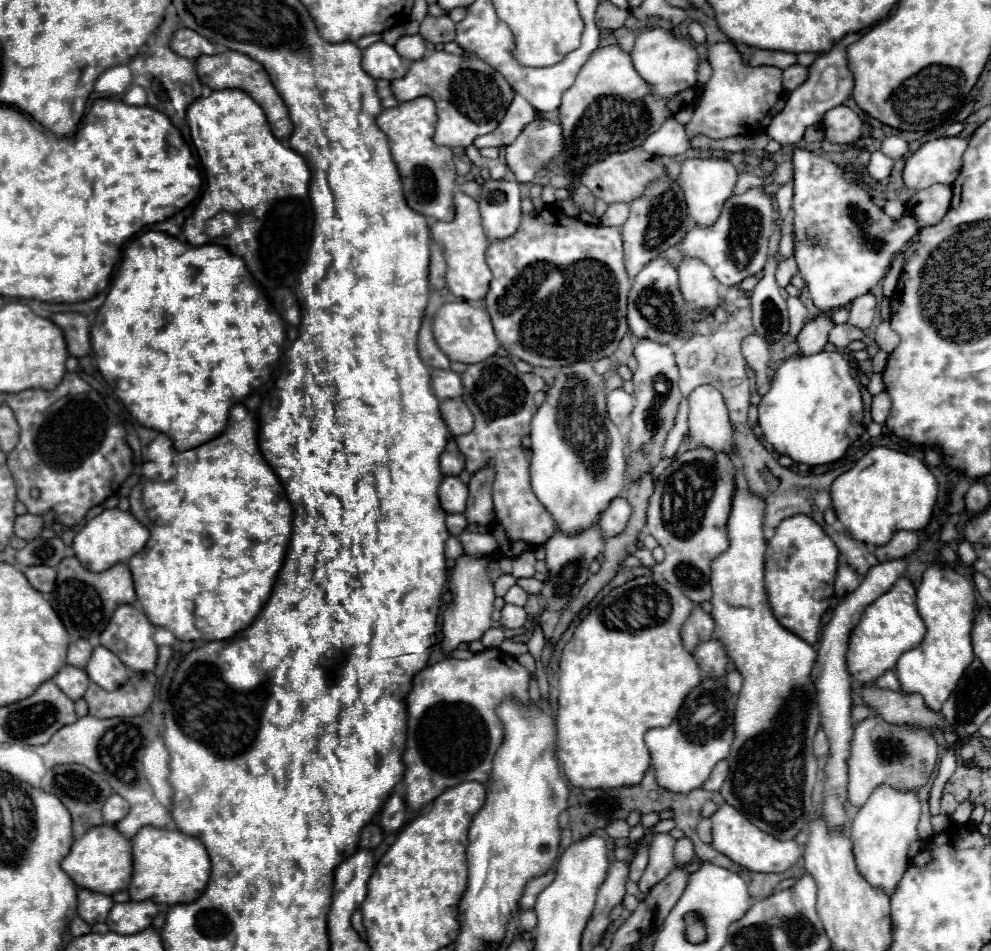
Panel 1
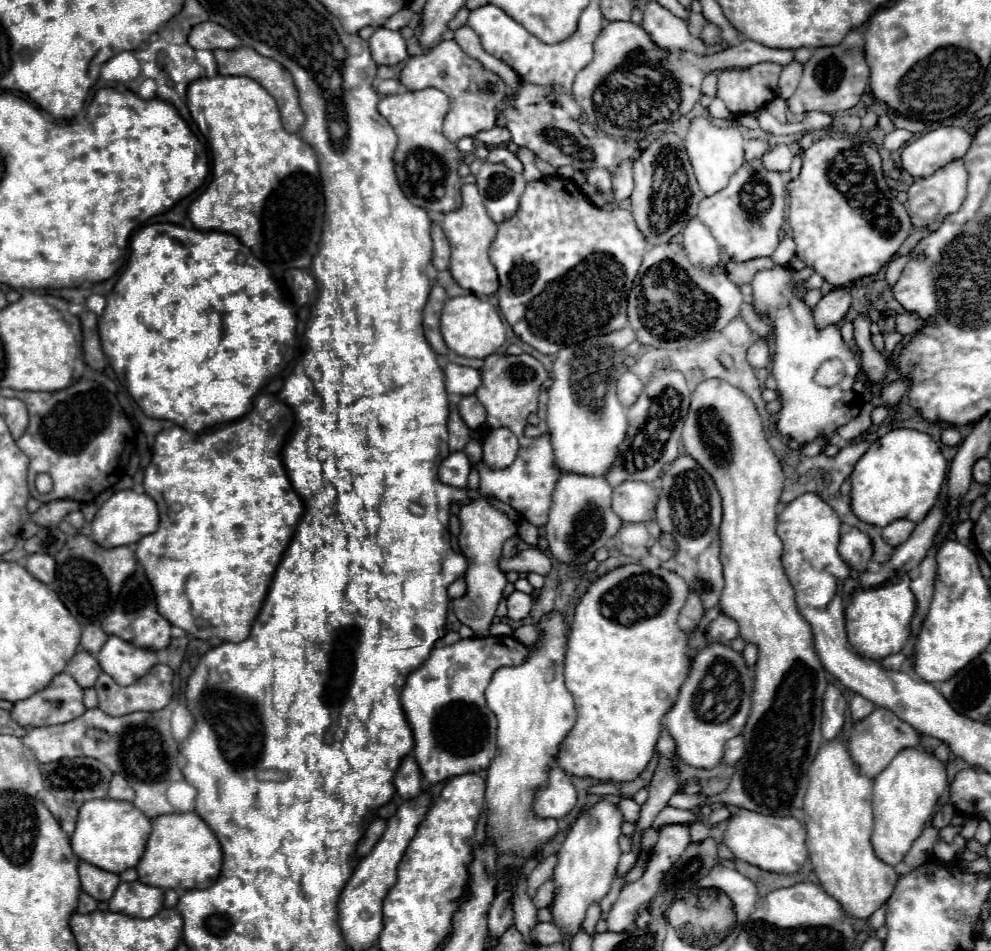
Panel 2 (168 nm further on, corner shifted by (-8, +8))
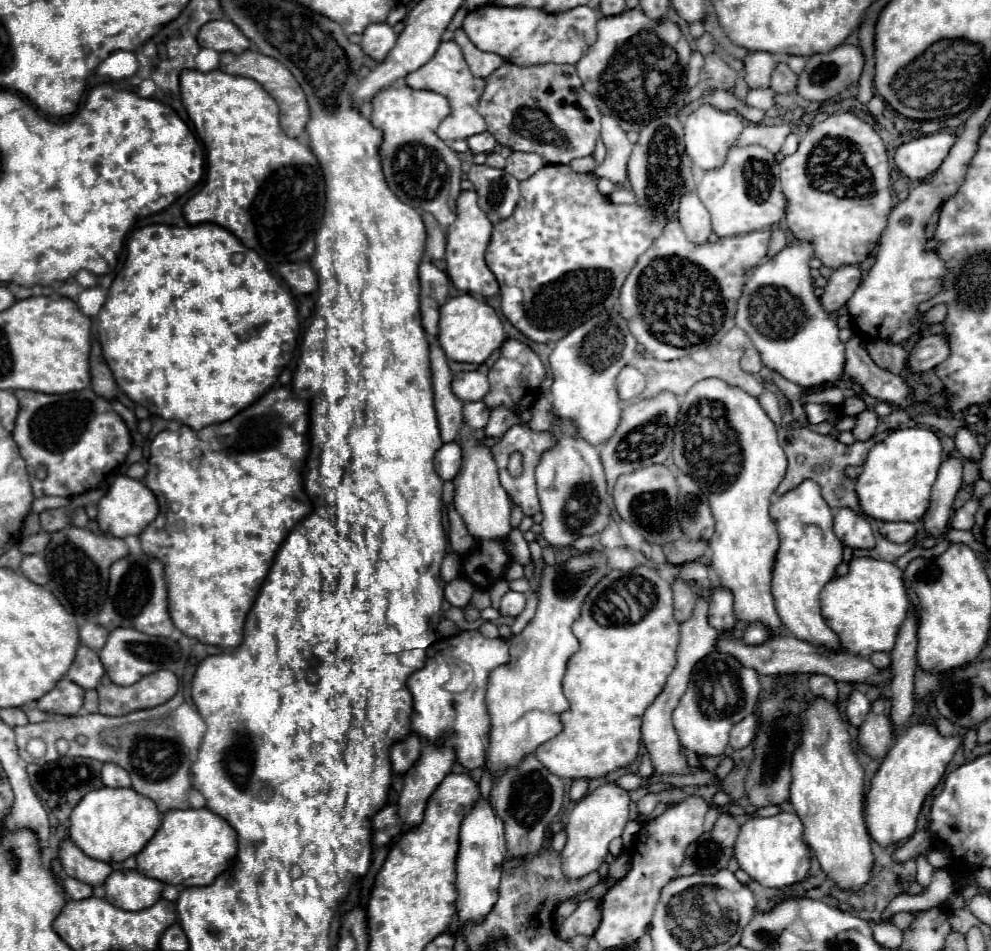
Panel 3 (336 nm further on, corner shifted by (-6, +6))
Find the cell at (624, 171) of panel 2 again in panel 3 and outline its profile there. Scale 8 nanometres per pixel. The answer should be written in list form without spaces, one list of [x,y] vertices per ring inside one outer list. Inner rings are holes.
[[[611,116],[601,118],[601,138],[607,146],[607,158],[601,166],[595,168],[597,176],[609,178],[613,184],[623,184],[627,180],[627,162],[631,156],[631,142],[627,140],[627,134],[621,130],[619,122]]]

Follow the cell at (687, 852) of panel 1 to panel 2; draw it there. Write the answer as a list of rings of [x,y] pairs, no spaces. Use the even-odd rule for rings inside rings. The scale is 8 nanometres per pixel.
[[[701,822],[691,824],[691,840],[693,842],[703,842],[709,836],[709,832],[711,832],[711,828],[707,824],[701,824]]]

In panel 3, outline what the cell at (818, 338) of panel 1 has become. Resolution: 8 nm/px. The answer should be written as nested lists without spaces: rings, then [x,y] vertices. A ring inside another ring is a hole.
[[[841,266],[841,268],[833,270],[833,274],[825,286],[825,294],[821,296],[823,308],[829,314],[841,310],[849,302],[849,298],[853,296],[853,292],[857,290],[859,284],[861,284],[859,266]]]

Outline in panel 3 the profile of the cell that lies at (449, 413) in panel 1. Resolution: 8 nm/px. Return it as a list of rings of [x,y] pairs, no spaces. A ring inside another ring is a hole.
[[[467,402],[463,404],[463,418],[465,426],[471,432],[481,432],[489,420],[491,410],[485,406],[485,402]]]

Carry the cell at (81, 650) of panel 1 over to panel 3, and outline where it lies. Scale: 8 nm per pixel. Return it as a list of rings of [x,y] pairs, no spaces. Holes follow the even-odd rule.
[[[87,622],[79,630],[81,644],[87,646],[87,648],[91,648],[91,650],[101,650],[101,646],[107,642],[107,636],[109,636],[109,630],[105,630],[103,626],[93,624],[93,622]]]

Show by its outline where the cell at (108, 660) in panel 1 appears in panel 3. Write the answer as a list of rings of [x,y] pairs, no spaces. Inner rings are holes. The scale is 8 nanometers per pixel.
[[[117,628],[109,634],[107,644],[99,650],[99,658],[105,666],[107,676],[117,686],[131,686],[133,682],[137,682],[137,678],[143,678],[153,670],[161,670],[161,668],[173,670],[179,658],[179,644],[173,638],[153,638],[133,628]]]

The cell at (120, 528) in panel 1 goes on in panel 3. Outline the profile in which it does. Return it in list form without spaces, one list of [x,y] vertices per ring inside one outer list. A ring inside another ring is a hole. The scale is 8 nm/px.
[[[117,476],[109,492],[97,504],[97,524],[103,534],[115,536],[115,538],[139,536],[145,530],[145,526],[157,518],[157,512],[159,512],[157,500],[143,482],[133,480],[129,476]]]

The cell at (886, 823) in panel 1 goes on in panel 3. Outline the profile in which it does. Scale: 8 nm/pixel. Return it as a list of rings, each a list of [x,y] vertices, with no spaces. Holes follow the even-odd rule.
[[[917,724],[911,726],[905,732],[905,736],[897,740],[895,746],[887,752],[885,760],[881,762],[881,768],[871,780],[865,804],[865,822],[871,838],[879,846],[885,848],[913,836],[923,802],[941,782],[947,764],[951,762],[959,744],[961,744],[959,736],[943,738],[935,726]]]

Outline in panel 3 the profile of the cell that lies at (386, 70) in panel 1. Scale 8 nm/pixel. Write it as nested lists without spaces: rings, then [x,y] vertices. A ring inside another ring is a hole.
[[[381,22],[381,24],[373,24],[373,26],[365,28],[361,48],[375,62],[383,62],[385,56],[393,50],[395,42],[397,42],[397,34],[393,32],[393,28],[389,24]]]

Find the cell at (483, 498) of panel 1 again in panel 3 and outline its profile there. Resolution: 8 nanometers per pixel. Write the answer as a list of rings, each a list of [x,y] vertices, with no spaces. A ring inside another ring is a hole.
[[[499,406],[499,408],[491,410],[491,418],[489,418],[483,432],[487,438],[501,438],[509,430],[509,426],[513,426],[517,422],[519,422],[519,416],[515,416],[505,406]]]

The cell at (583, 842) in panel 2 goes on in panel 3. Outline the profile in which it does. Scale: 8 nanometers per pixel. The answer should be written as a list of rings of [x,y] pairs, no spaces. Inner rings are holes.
[[[603,784],[595,792],[589,792],[579,800],[569,816],[565,826],[567,844],[561,852],[561,868],[565,878],[577,880],[591,872],[597,872],[609,854],[609,842],[615,836],[623,834],[623,828],[629,820],[629,794],[615,784]]]

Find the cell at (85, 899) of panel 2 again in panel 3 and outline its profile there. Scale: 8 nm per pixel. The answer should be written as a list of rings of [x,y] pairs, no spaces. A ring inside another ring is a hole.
[[[65,878],[63,880],[63,888],[65,888],[65,892],[69,894],[71,900],[85,900],[85,898],[93,896],[93,890],[87,884],[77,882],[75,878]]]

